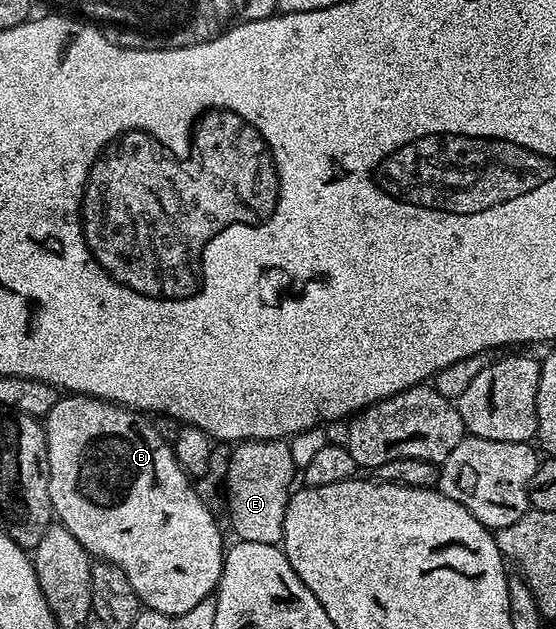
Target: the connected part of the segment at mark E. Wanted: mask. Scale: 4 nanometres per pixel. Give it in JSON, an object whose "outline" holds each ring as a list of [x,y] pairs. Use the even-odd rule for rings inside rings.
{"outline":[[[246,439],[232,448],[229,456],[229,472],[224,481],[227,500],[227,520],[233,526],[238,540],[263,542],[265,545],[280,544],[285,538],[283,521],[287,513],[289,496],[294,490],[293,451],[288,442],[279,439]]]}

